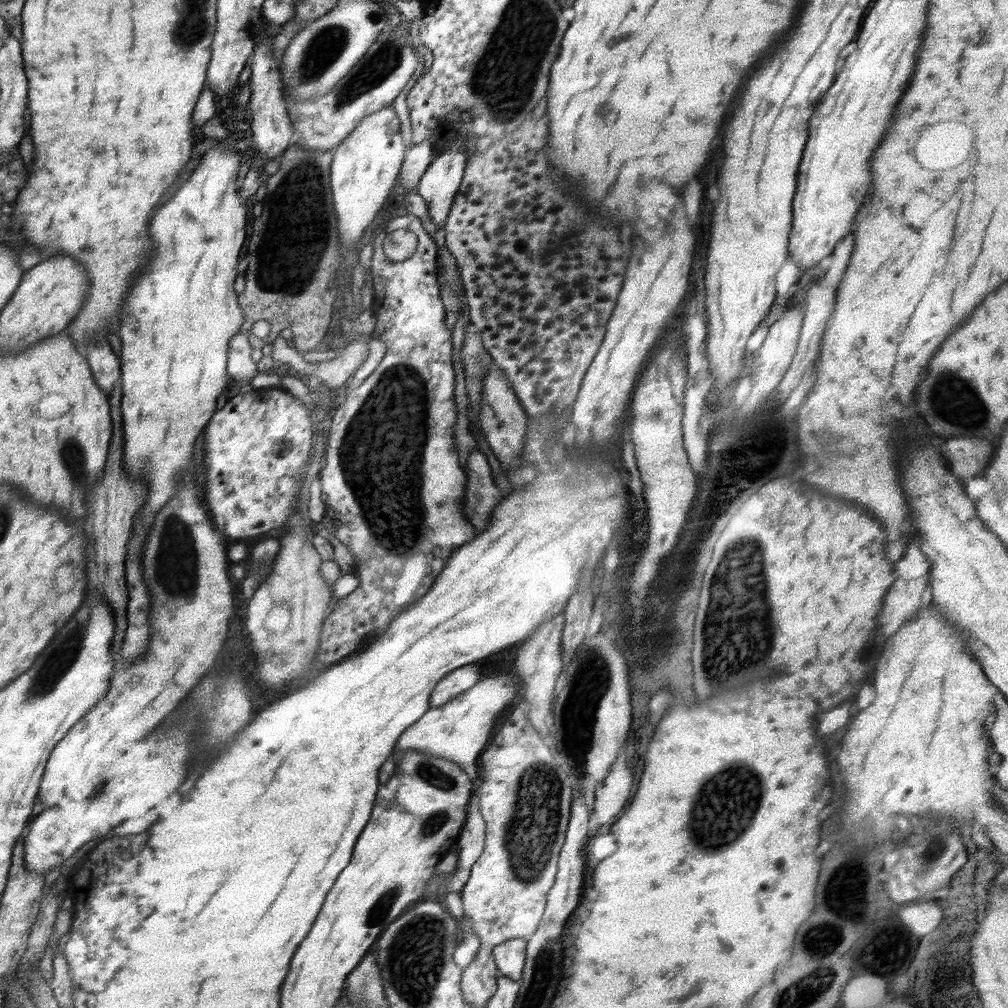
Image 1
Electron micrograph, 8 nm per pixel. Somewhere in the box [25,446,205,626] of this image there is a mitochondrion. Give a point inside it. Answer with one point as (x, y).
(175, 542)

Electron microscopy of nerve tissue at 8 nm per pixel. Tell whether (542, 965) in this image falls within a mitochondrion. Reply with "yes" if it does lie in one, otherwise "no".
yes

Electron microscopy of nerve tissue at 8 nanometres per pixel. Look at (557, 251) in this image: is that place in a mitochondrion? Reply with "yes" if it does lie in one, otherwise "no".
yes

